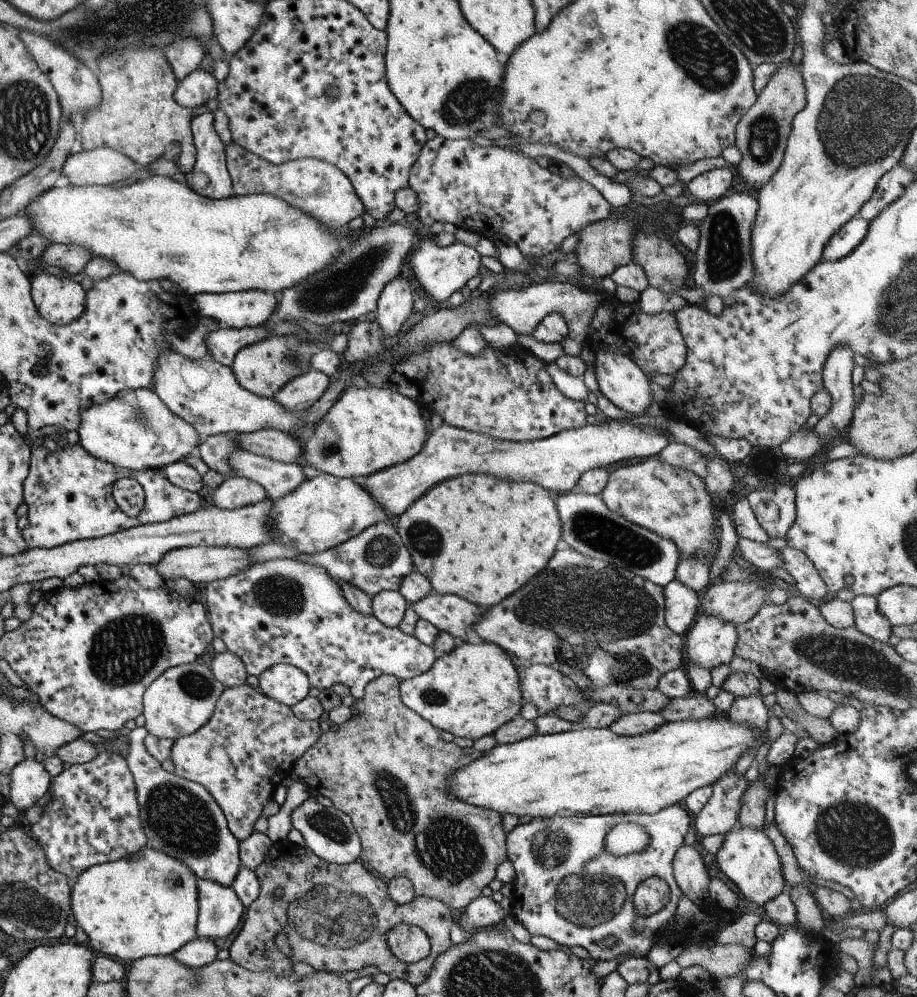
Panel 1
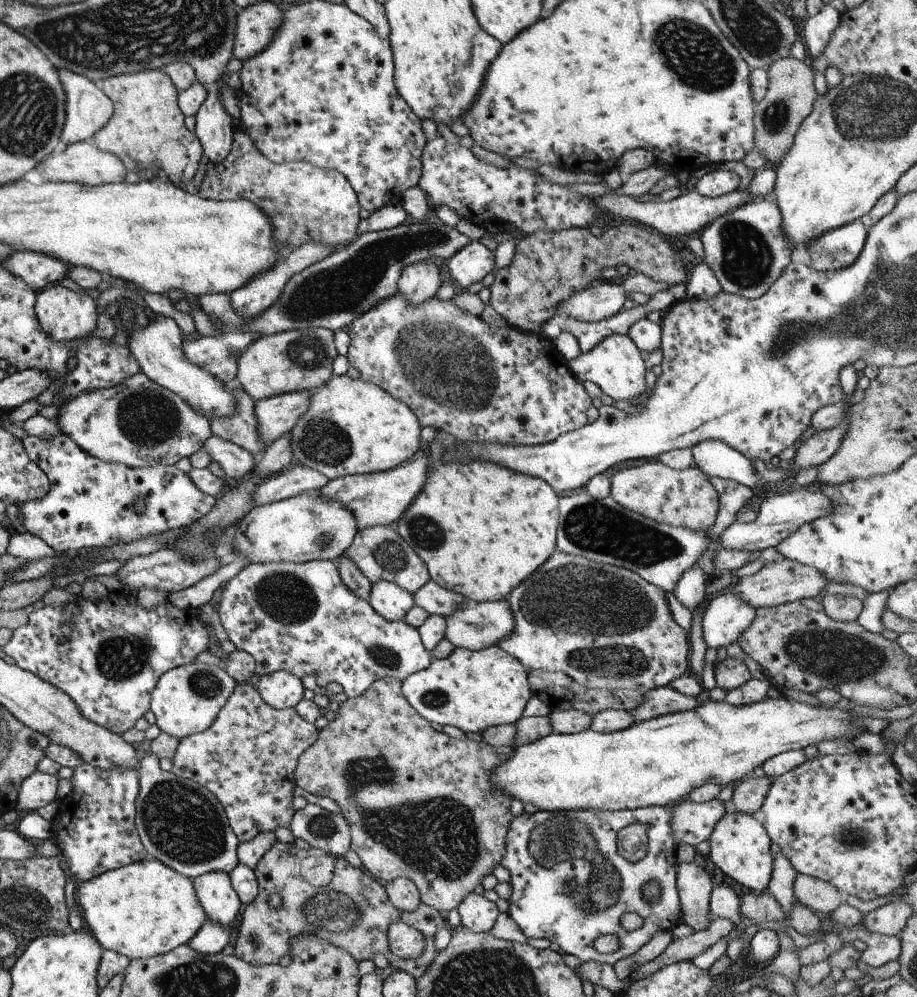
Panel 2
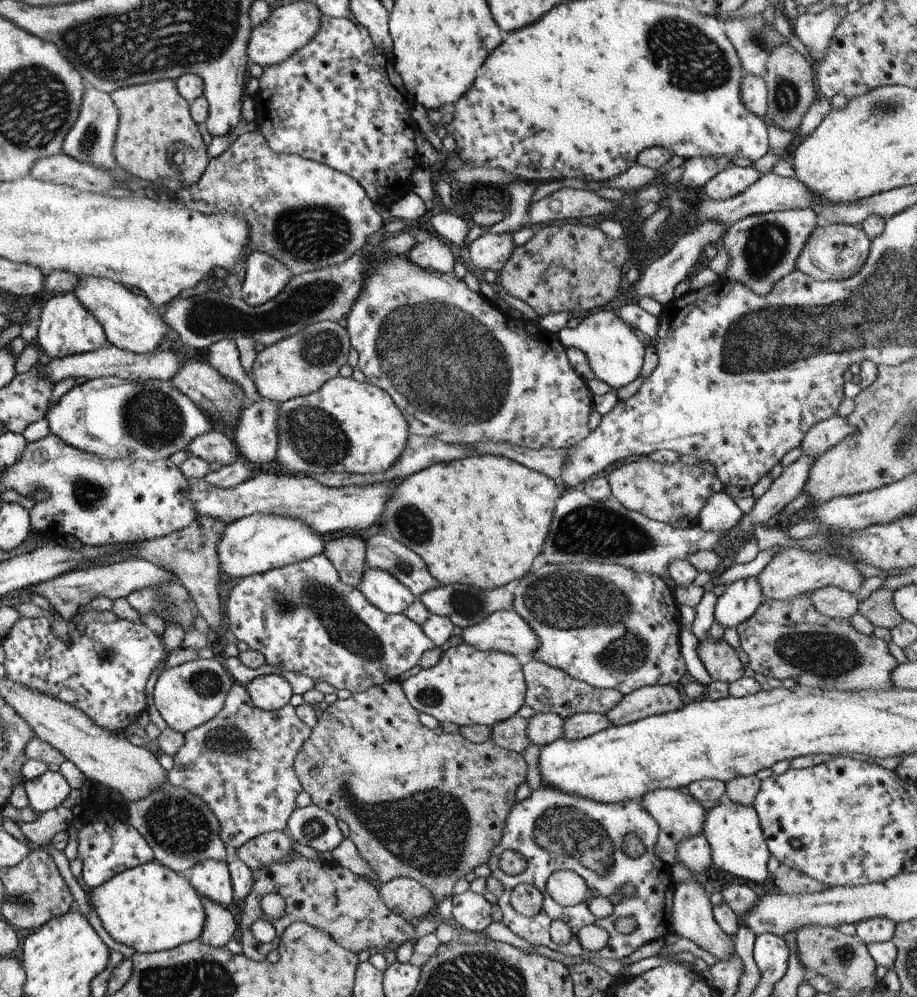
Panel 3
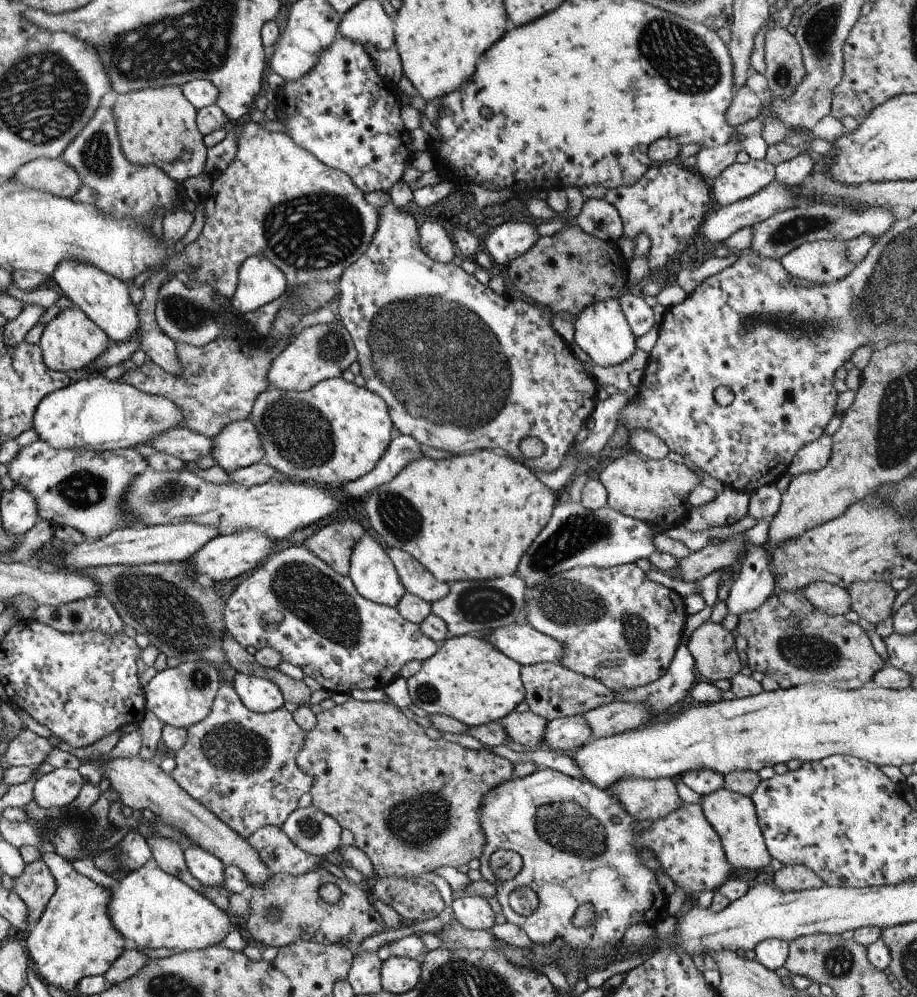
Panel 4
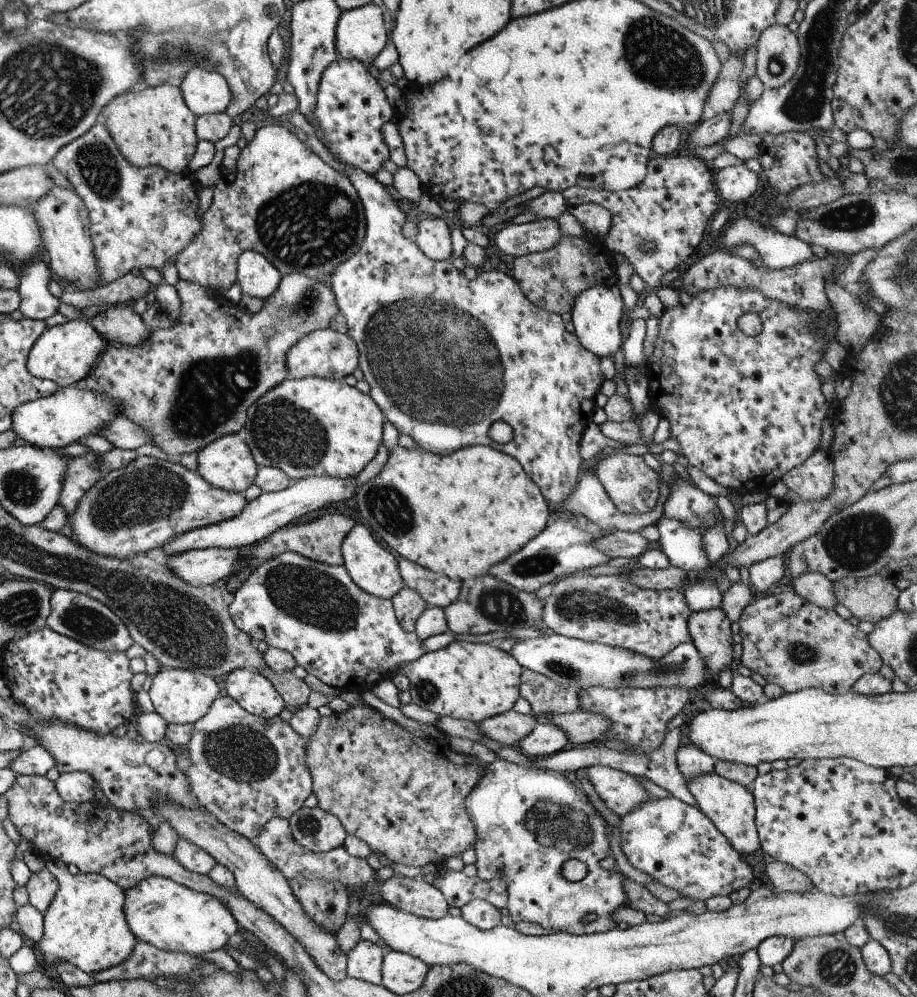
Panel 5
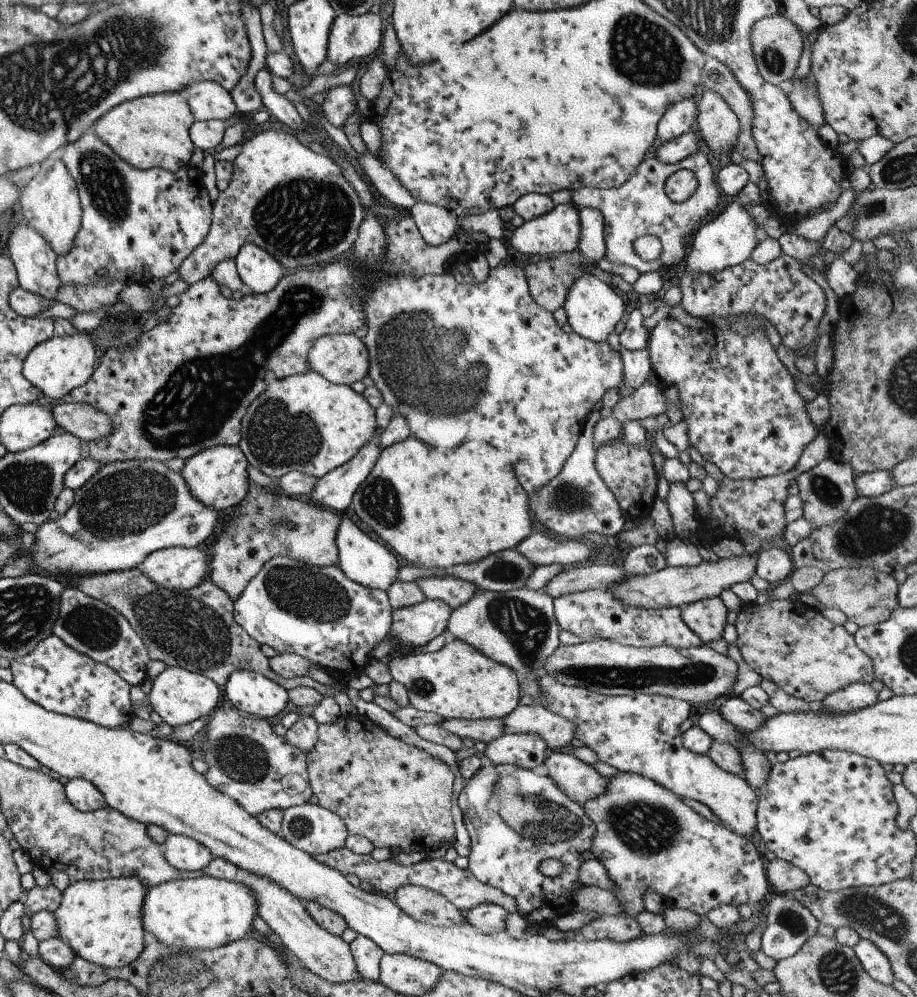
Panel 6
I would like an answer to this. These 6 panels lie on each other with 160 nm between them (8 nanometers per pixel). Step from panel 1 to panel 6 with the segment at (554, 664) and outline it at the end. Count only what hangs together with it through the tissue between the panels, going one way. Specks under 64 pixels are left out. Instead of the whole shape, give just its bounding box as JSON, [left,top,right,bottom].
[552,589,702,649]

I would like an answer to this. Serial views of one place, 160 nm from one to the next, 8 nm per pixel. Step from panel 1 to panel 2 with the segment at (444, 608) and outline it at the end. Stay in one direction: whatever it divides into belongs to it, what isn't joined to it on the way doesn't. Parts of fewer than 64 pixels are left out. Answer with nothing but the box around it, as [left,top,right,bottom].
[444,599,514,651]

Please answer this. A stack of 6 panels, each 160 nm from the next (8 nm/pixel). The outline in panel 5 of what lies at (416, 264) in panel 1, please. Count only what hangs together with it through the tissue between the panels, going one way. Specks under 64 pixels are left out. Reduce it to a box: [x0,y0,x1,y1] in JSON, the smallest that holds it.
[491,218,562,257]

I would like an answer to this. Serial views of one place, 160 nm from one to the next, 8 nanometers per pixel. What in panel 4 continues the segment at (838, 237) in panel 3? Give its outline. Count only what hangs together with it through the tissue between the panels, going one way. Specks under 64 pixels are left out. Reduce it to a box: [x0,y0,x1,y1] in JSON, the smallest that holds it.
[778,241,854,285]

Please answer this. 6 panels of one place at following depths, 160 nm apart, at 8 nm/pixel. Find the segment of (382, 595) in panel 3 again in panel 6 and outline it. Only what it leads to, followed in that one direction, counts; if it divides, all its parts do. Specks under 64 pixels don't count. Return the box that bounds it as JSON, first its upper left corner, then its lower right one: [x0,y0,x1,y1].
[334,517,399,591]

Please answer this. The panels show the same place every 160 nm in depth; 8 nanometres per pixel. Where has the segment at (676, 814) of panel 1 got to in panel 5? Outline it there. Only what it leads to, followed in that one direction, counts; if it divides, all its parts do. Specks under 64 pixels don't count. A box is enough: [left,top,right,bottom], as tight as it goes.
[464,759,626,935]

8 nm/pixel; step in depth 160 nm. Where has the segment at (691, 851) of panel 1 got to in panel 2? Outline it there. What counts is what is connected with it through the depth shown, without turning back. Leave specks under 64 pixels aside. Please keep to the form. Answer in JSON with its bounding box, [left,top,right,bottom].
[675,862,712,931]

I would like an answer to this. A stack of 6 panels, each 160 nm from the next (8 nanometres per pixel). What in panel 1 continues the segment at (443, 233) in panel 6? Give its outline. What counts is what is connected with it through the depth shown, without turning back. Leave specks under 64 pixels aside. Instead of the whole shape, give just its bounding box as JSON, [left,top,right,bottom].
[374,277,416,341]

